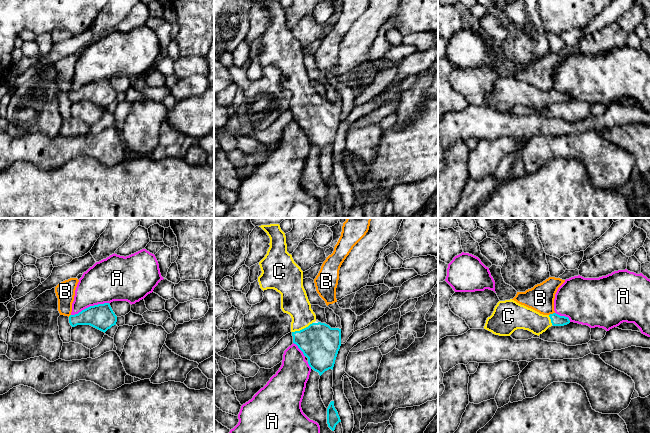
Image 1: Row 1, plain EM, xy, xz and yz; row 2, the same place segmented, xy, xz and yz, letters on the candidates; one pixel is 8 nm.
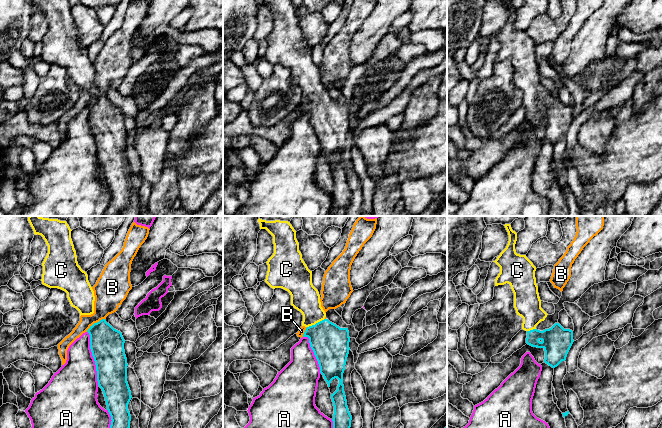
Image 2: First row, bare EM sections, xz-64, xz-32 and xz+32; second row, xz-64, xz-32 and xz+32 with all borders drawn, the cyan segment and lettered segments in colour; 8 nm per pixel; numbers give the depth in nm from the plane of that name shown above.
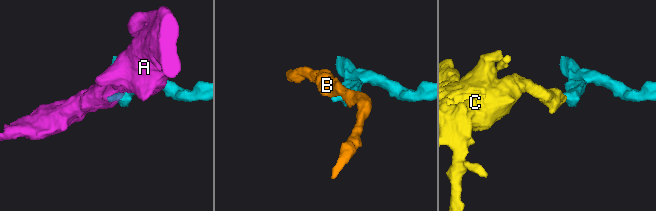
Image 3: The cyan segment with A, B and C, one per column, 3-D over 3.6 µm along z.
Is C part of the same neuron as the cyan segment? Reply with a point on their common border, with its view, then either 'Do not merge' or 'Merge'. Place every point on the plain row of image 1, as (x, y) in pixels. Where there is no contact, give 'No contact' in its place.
Touches cyan at xz (302, 105). Merge

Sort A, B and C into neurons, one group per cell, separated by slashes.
A / B / C

